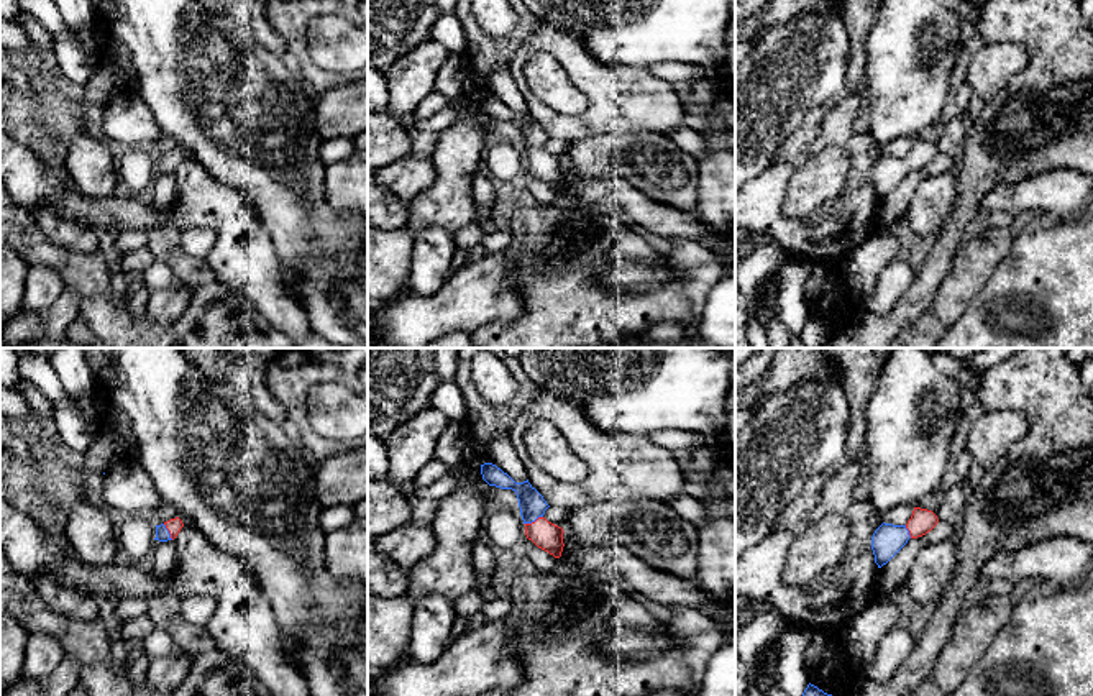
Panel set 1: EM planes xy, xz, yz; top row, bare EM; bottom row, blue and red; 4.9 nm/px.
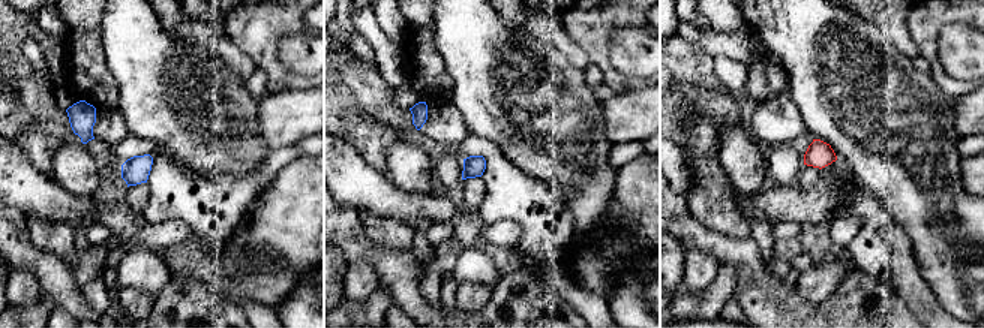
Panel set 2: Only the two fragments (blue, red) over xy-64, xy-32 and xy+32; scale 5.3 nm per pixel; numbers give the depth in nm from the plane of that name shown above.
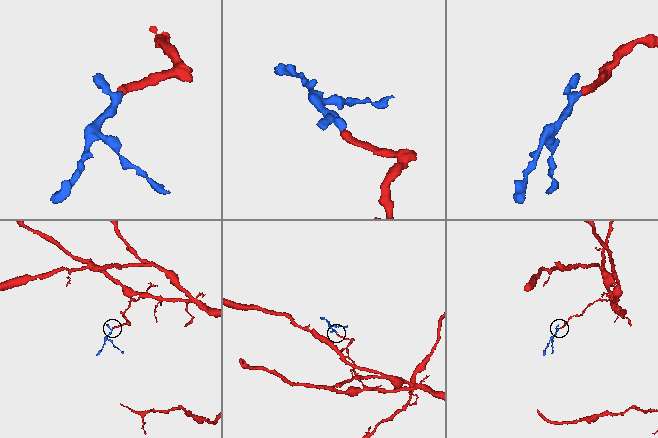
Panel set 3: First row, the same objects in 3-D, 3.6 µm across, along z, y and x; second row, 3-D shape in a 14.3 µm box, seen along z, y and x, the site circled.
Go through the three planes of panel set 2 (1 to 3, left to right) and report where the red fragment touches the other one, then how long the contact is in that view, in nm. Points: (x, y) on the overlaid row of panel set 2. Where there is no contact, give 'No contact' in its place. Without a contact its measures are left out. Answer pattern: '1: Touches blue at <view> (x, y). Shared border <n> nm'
1: No contact
2: No contact
3: No contact

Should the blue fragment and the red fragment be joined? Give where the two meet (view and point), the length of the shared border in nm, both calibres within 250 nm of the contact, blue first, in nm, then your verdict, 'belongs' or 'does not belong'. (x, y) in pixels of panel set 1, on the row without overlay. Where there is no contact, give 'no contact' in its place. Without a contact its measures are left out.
meets blue in xz at (534, 153); contact 100 nm long; 130 nm thick on the blue side, 140 nm on the other; belongs

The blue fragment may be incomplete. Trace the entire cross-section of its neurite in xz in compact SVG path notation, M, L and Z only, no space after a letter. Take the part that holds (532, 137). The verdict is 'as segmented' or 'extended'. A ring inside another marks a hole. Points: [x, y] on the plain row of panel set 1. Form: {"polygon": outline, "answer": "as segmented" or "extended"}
{"polygon": "M492 95L481 97L481 107L489 118L512 121L517 126L527 171L555 190L560 190L565 179L565 164L561 159L548 154L543 149L550 138L543 128L528 115L528 112L524 115L515 115L507 105Z", "answer": "extended"}

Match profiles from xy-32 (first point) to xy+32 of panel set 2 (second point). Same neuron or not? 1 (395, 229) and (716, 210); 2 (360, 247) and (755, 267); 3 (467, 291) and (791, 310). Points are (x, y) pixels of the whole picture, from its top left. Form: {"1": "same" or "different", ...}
{"1": "same", "2": "same", "3": "different"}

